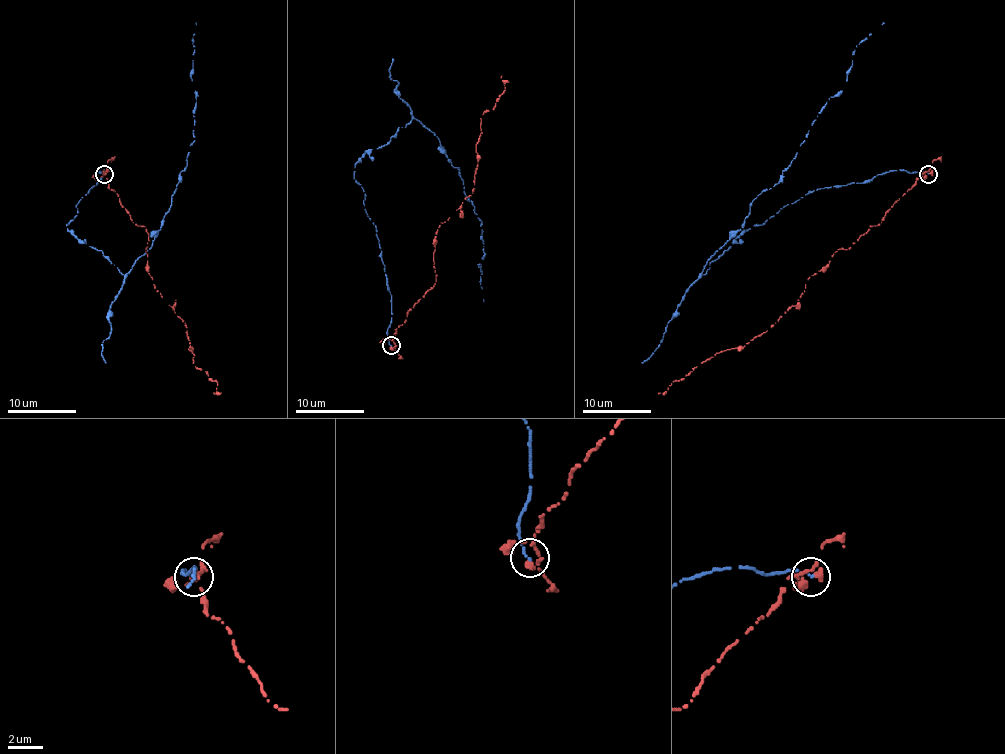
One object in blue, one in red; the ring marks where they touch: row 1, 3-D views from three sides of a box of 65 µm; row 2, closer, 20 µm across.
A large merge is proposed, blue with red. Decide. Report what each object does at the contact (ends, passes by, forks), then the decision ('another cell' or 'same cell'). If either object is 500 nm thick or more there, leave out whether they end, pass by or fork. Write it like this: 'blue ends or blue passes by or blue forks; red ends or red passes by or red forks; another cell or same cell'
blue ends; red ends; another cell

